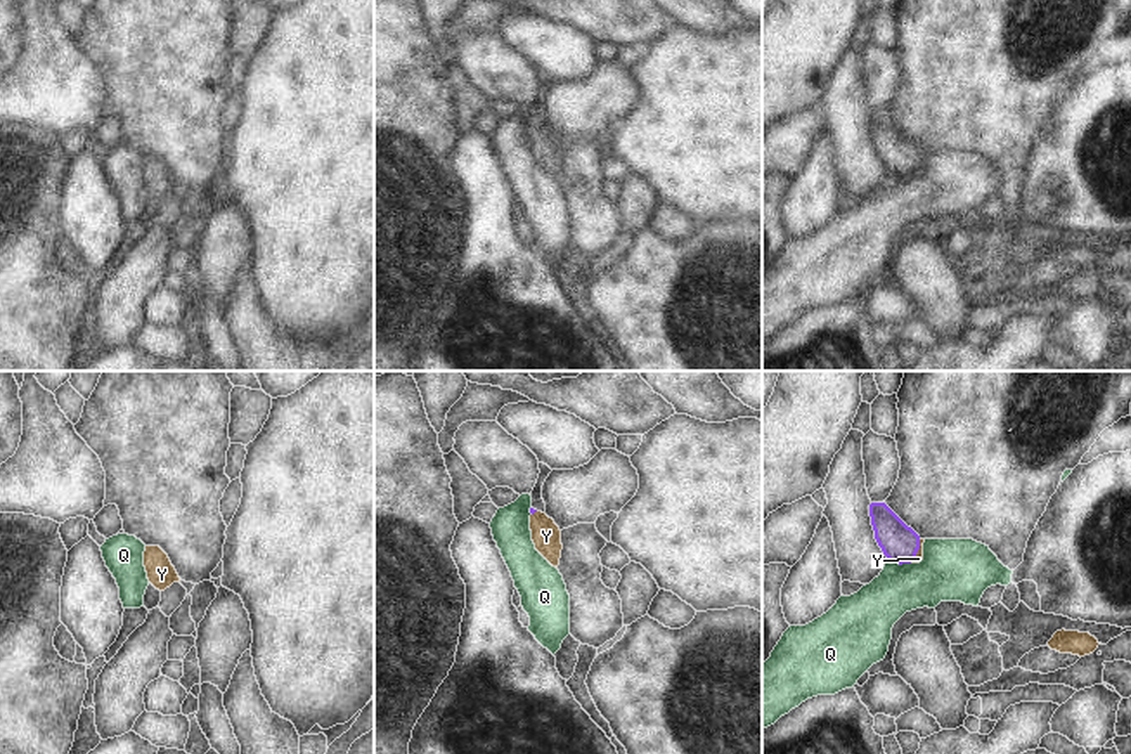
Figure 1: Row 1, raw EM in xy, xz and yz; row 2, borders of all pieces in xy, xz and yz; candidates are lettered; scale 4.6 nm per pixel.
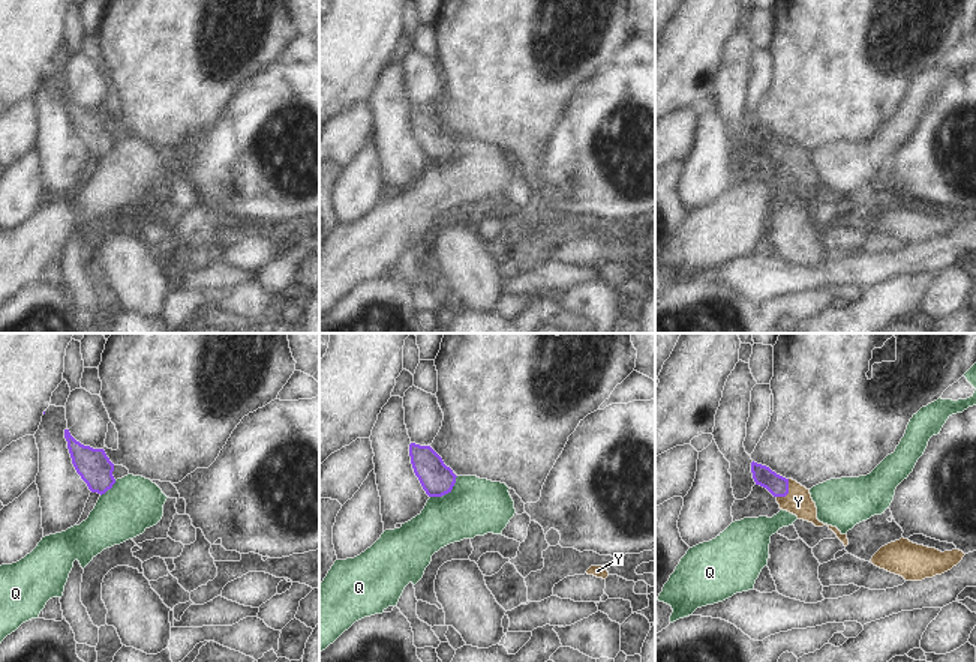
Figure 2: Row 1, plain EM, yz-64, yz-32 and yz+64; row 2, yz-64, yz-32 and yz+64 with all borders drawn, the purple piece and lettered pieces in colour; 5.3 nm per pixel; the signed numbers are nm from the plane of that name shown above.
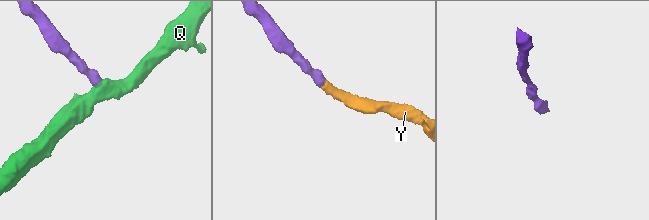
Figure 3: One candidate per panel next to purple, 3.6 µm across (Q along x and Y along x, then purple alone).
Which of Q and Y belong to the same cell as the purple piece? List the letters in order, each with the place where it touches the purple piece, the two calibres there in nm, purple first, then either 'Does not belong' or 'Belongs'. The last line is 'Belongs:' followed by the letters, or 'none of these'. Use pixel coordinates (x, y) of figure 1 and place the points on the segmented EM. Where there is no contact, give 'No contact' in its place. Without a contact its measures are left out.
Q: Touches purple at yz (899, 564). Thickness 180 nm (purple) against 280 nm. Does not belong
Y: Touches purple at yz (917, 552). Thickness 180 nm (purple) against 40 nm. Belongs
Belongs: Y

